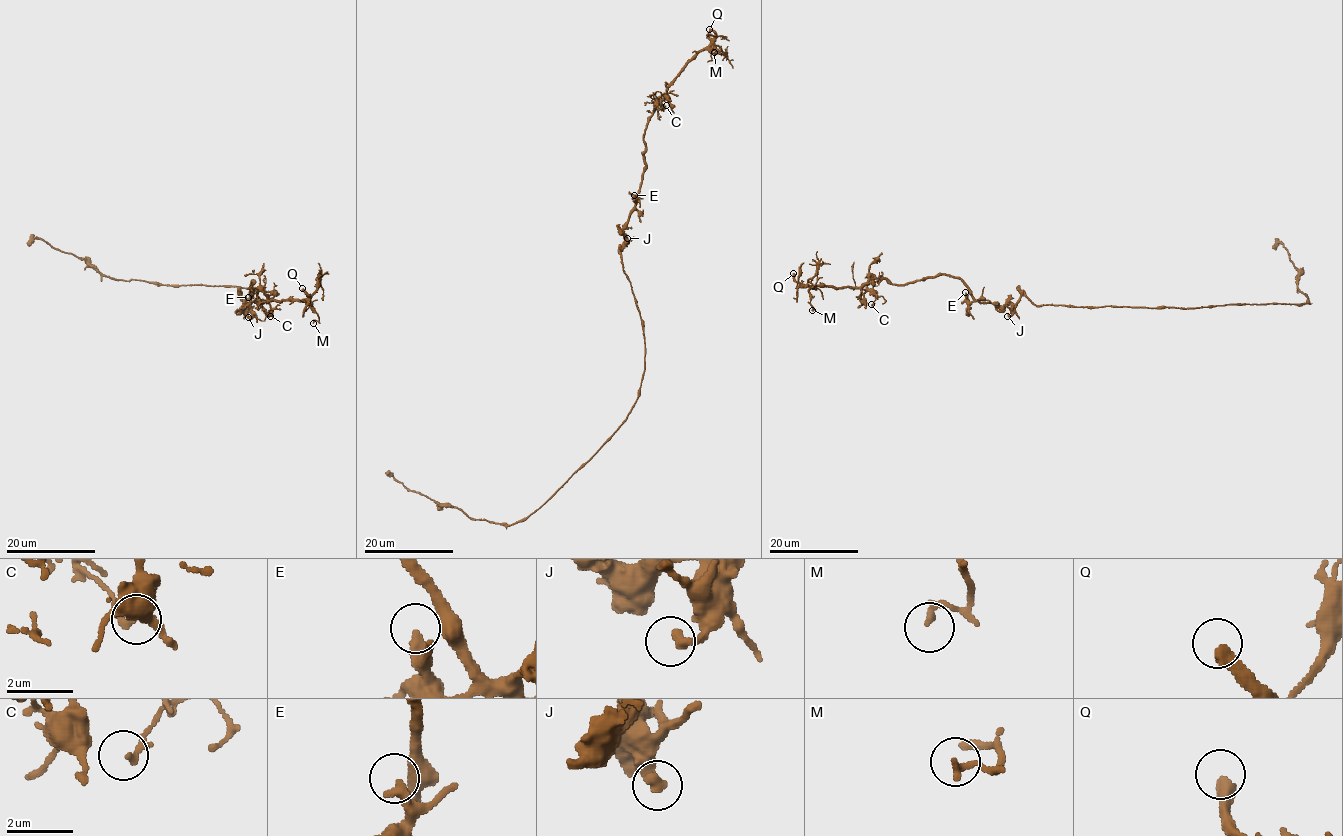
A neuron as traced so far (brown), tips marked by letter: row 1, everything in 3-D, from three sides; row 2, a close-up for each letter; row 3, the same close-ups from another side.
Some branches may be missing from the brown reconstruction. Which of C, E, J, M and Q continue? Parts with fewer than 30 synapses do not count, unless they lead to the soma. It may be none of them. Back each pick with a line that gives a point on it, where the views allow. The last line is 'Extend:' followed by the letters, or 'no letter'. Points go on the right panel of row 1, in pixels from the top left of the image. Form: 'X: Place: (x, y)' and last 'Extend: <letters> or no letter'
Q: Place: (793, 273)
Extend: Q

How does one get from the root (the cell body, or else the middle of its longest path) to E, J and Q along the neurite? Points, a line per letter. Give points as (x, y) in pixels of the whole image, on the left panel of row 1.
E: (274, 296), (245, 304), (241, 295), (244, 304), (241, 308), (250, 305), (248, 297)
J: (274, 296), (245, 304), (241, 295), (243, 311), (248, 317)
Q: (274, 296), (241, 295), (241, 308), (252, 281), (250, 296), (269, 300), (305, 300), (302, 288)

